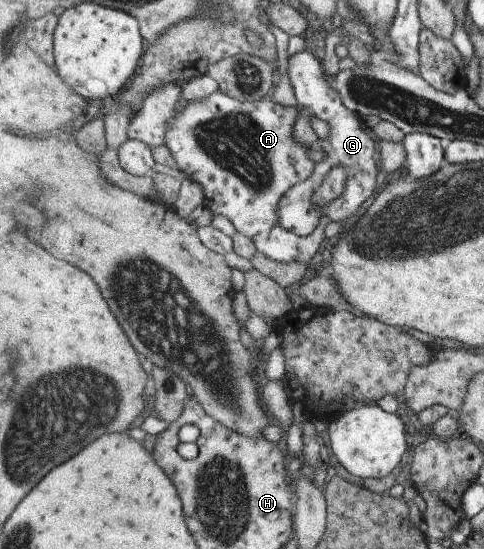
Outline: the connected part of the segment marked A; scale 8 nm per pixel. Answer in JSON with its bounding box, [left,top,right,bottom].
[167,90,332,264]

